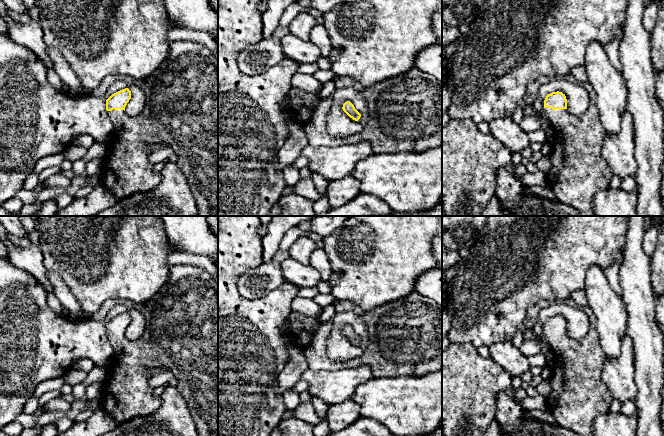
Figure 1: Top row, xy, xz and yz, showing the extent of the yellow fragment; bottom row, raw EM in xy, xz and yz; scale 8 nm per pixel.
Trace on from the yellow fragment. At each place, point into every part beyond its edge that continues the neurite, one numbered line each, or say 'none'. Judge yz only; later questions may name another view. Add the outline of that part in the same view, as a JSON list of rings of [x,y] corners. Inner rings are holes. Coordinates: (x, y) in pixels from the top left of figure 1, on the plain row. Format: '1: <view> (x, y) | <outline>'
1: yz (578, 395) | [[[588,305],[582,308],[590,321],[590,327],[583,338],[576,340],[567,333],[544,332],[553,351],[552,375],[549,379],[552,390],[546,404],[559,426],[570,429],[578,436],[594,436],[592,422],[598,415],[610,412],[613,397],[602,381],[607,357],[596,331],[596,316]]]

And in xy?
1: xy (181, 334) | [[[191,264],[173,266],[167,282],[149,301],[138,304],[130,300],[107,300],[91,318],[103,320],[115,305],[121,303],[128,308],[137,309],[145,317],[146,327],[142,336],[135,341],[128,340],[122,333],[107,335],[114,349],[114,356],[106,368],[106,379],[101,383],[101,408],[110,413],[117,424],[140,416],[151,416],[158,410],[162,400],[153,393],[154,388],[149,384],[149,371],[164,367],[177,379],[176,387],[188,405],[198,436],[218,436],[218,283],[214,277]]]

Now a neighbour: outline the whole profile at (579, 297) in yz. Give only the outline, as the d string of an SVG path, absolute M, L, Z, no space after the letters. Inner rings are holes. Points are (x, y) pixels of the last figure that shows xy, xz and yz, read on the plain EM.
M584 289L576 290L573 292L571 299L575 302L576 306L584 307L588 305L586 291Z

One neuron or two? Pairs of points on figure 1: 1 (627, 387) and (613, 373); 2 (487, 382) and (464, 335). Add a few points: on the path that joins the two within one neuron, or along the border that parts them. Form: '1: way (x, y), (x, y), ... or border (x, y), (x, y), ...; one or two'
1: way (624, 384), (616, 376); one
2: border (452, 342), (470, 342), (476, 348); two

